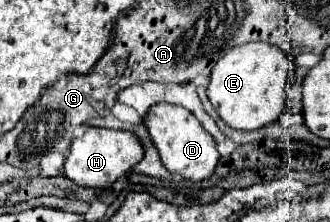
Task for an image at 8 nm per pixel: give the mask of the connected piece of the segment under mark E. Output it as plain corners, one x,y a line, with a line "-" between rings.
249,42
231,48
213,68
207,96
219,116
237,130
257,130
275,122
287,106
287,88
293,84
293,58
279,46
267,42

